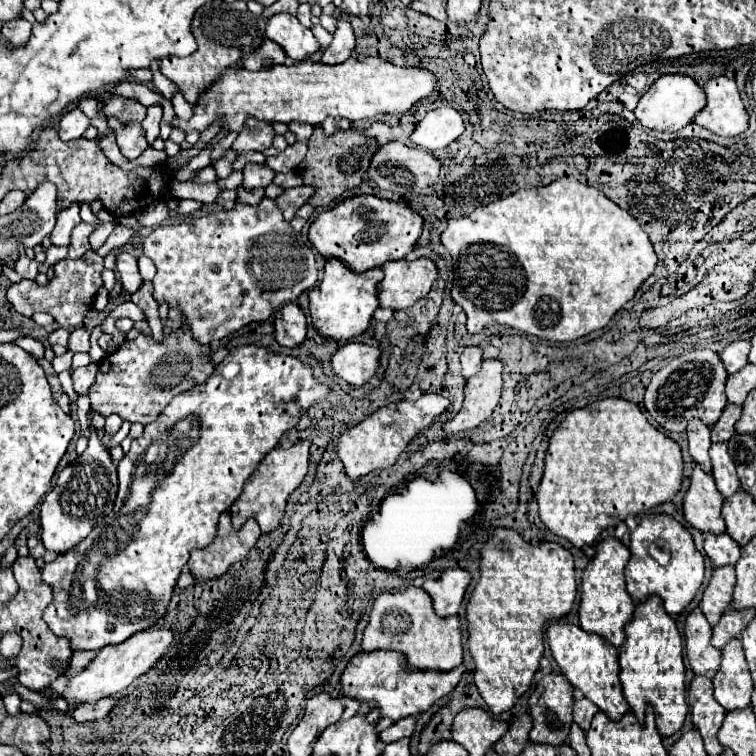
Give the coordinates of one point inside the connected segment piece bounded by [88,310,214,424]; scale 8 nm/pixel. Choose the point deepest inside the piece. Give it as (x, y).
(138, 385)

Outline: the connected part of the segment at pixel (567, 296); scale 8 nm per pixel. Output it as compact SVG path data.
M558 178L548 186L518 190L480 206L470 216L450 220L440 240L452 256L454 280L450 296L464 308L470 334L482 332L492 324L506 324L554 342L582 338L604 328L632 300L656 266L656 252L638 220L598 188L580 184L574 178Z

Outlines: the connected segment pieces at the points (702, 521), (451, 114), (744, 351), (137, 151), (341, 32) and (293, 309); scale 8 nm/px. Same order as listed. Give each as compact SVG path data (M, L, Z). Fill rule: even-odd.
M694 464L692 478L690 478L690 488L684 496L684 516L686 520L694 526L700 528L702 532L714 532L720 534L726 530L724 520L720 516L724 496L718 492L714 478L706 474L698 464Z
M444 106L430 110L410 134L410 142L424 148L424 150L438 150L446 148L464 132L464 122L458 110Z
M738 340L738 342L732 342L724 348L724 352L720 354L722 362L726 364L726 370L728 374L734 374L738 372L744 364L748 364L748 350L750 350L750 342L746 340Z
M108 118L108 124L116 134L116 142L118 142L120 152L128 160L138 158L148 148L148 142L146 142L146 136L144 136L144 128L142 128L140 122L122 124L118 118Z
M340 20L338 28L334 32L334 40L328 46L328 50L322 54L320 62L322 64L340 64L340 62L350 58L354 46L356 46L356 36L354 36L354 30L352 30L350 22Z
M286 304L274 314L274 336L280 346L294 348L306 338L306 316L296 304Z

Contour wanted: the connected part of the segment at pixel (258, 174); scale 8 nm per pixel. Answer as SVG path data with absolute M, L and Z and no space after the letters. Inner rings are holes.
M246 164L244 166L244 182L242 186L246 190L254 190L254 188L266 188L272 180L274 180L274 170L270 170L264 164Z

